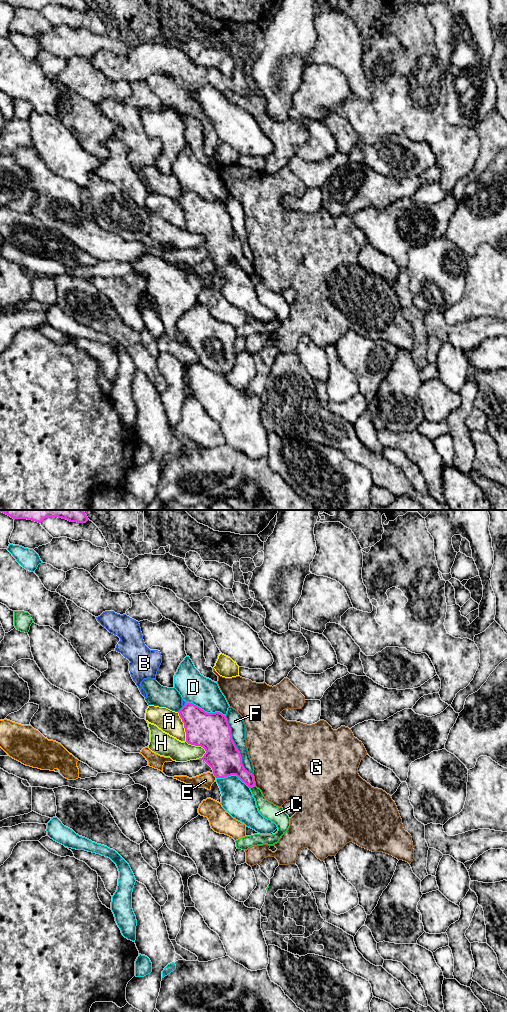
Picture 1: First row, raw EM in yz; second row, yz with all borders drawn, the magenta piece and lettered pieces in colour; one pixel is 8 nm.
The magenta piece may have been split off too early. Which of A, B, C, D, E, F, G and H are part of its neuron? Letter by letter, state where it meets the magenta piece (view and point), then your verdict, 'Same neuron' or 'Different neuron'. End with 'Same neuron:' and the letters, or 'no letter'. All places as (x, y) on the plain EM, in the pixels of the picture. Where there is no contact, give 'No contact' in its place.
A: Touches magenta at yz (184, 214). Different neuron
B: Touches magenta at yz (185, 192). Different neuron
C: Touches magenta at yz (252, 274). Different neuron
D: Touches magenta at yz (206, 200). Different neuron
E: Touches magenta at yz (214, 263). Different neuron
F: Touches magenta at yz (235, 233). Different neuron
G: Touches magenta at yz (253, 267). Different neuron
H: Touches magenta at yz (196, 233). Different neuron
Same neuron: no letter

